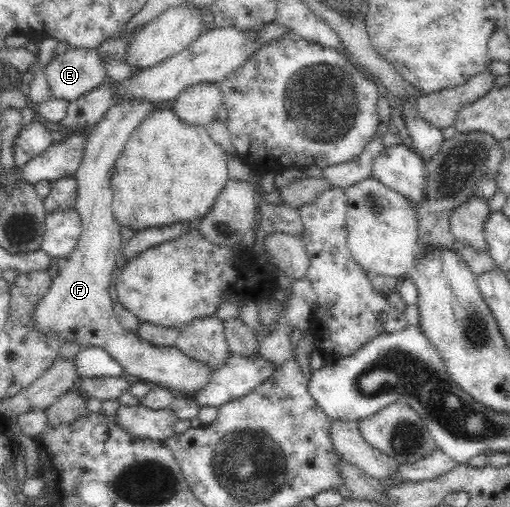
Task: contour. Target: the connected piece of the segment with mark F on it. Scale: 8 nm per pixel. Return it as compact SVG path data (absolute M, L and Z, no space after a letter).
M118 101L110 105L103 120L100 120L92 133L87 137L85 144L85 153L78 170L73 174L78 186L78 198L75 209L79 212L81 218L81 235L74 249L74 252L66 258L59 259L58 265L60 271L51 280L46 294L37 302L31 314L34 329L44 335L52 335L58 341L74 342L81 347L98 346L106 350L118 364L122 365L123 372L130 376L138 376L142 380L160 386L162 388L180 390L185 393L194 393L206 386L210 375L214 372L203 362L198 362L189 356L186 356L175 346L170 348L160 348L146 342L138 337L137 332L126 331L122 327L118 317L114 314L114 300L110 297L109 285L113 282L113 271L115 270L116 258L118 258L120 245L123 243L120 235L120 223L114 218L111 205L113 202L113 193L111 192L111 174L114 170L116 159L126 141L132 135L132 132L144 122L146 116L152 112L152 103L146 101Z

